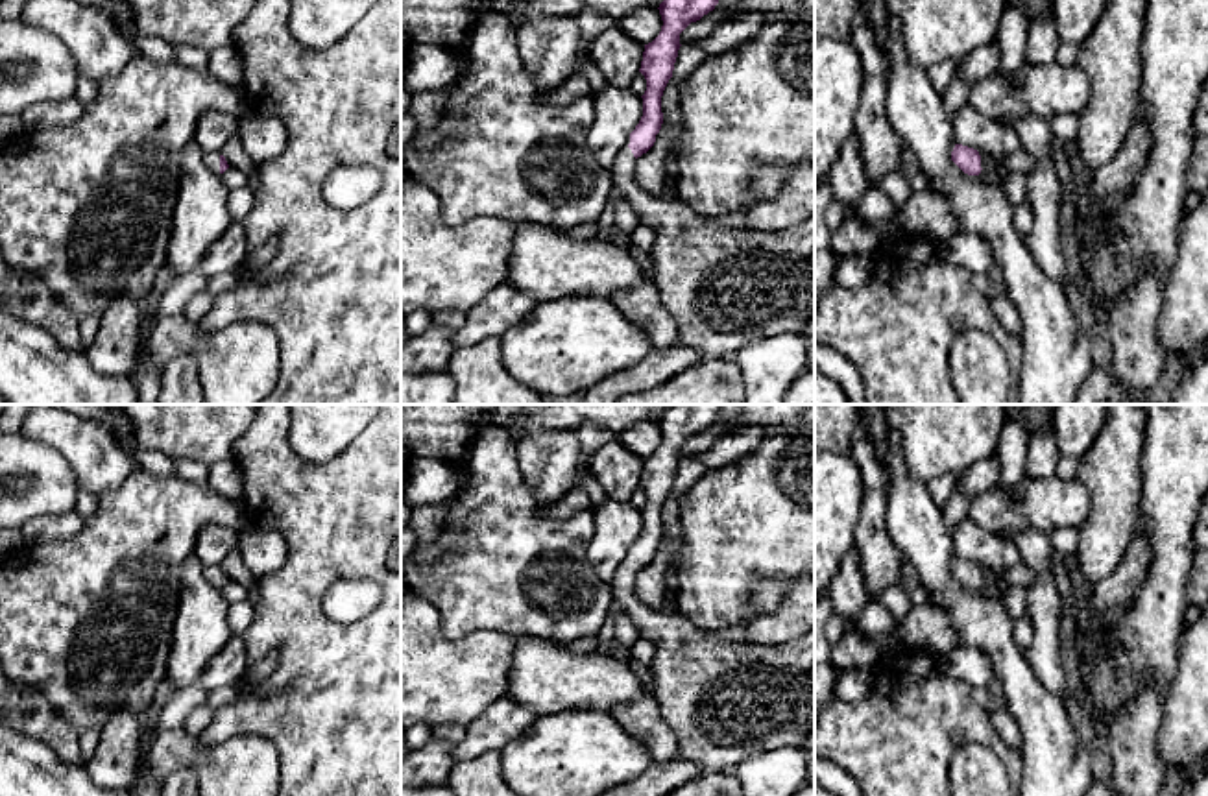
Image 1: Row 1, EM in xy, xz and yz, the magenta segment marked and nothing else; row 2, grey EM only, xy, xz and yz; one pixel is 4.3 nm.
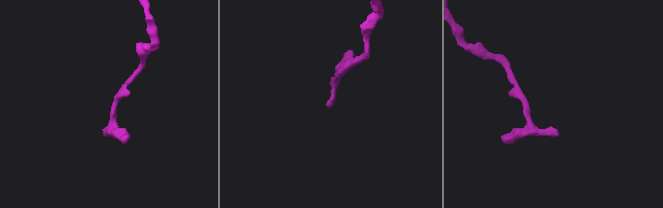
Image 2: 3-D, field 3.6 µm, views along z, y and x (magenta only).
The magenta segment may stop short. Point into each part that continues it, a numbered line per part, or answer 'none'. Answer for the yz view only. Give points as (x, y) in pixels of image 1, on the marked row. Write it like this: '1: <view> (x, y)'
1: yz (1018, 161)

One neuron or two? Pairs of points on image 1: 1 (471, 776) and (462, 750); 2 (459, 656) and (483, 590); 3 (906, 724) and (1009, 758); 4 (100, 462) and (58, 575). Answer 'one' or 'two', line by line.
1: two
2: two
3: one
4: two

